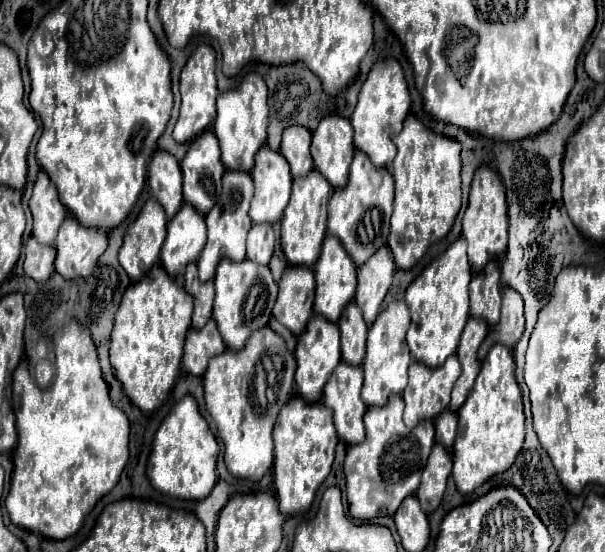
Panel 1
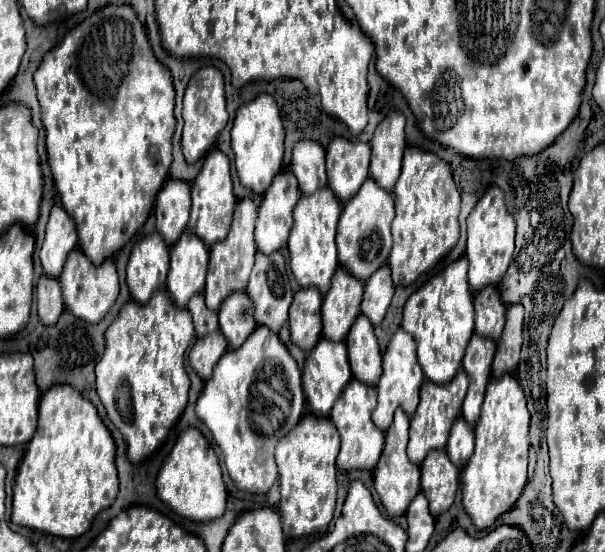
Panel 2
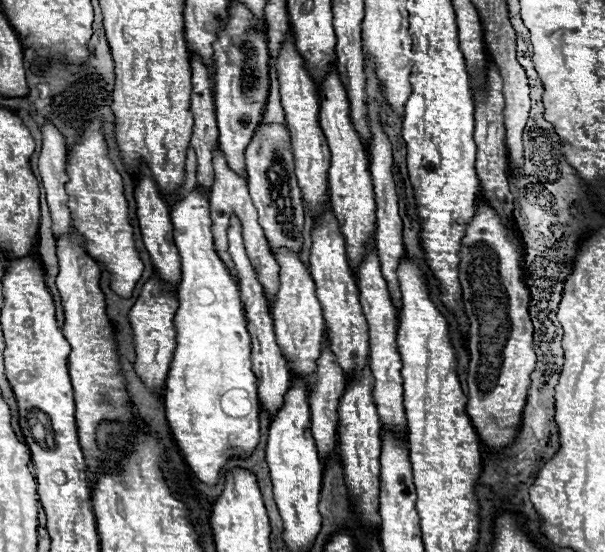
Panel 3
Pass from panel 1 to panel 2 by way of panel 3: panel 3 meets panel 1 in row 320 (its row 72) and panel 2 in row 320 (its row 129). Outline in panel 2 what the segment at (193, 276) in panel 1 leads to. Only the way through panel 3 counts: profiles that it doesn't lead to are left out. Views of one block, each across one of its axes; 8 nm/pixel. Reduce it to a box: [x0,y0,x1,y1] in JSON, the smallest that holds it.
[188,292,218,338]

